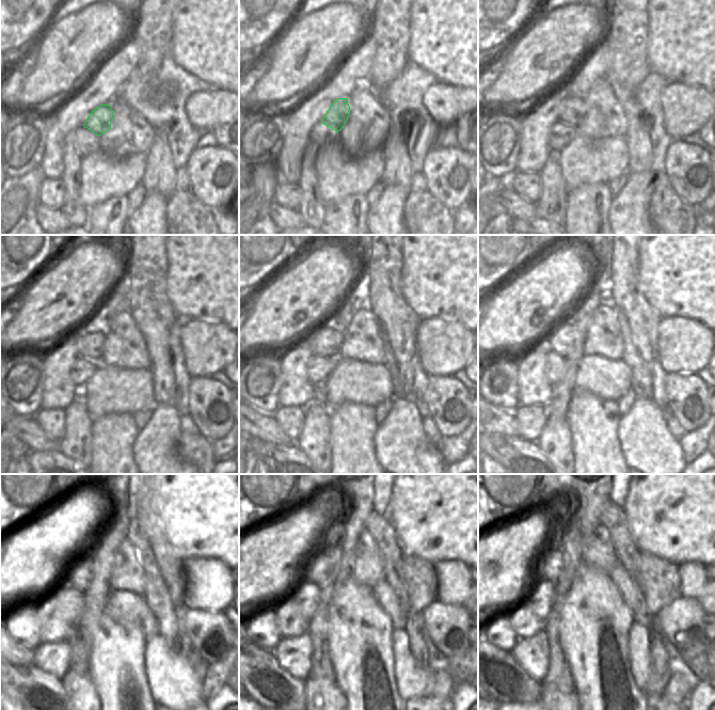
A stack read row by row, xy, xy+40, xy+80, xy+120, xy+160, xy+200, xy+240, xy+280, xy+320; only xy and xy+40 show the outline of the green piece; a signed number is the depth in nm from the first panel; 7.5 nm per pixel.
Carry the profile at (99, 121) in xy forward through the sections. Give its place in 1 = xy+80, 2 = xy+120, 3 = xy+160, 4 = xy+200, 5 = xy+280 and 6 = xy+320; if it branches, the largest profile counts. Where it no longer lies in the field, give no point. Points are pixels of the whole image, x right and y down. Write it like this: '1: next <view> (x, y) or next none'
1: next xy+80 (573, 109)
2: next xy+120 (90, 343)
3: next xy+160 (327, 341)
4: next xy+200 (560, 338)
5: next xy+280 (314, 565)
6: next xy+320 (550, 562)

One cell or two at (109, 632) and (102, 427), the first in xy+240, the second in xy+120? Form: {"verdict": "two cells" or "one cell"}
{"verdict": "one cell"}

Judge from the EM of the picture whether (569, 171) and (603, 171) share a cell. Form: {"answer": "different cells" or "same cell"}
{"answer": "same cell"}

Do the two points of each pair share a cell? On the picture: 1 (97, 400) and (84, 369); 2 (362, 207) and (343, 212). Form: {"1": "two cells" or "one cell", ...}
{"1": "two cells", "2": "one cell"}

